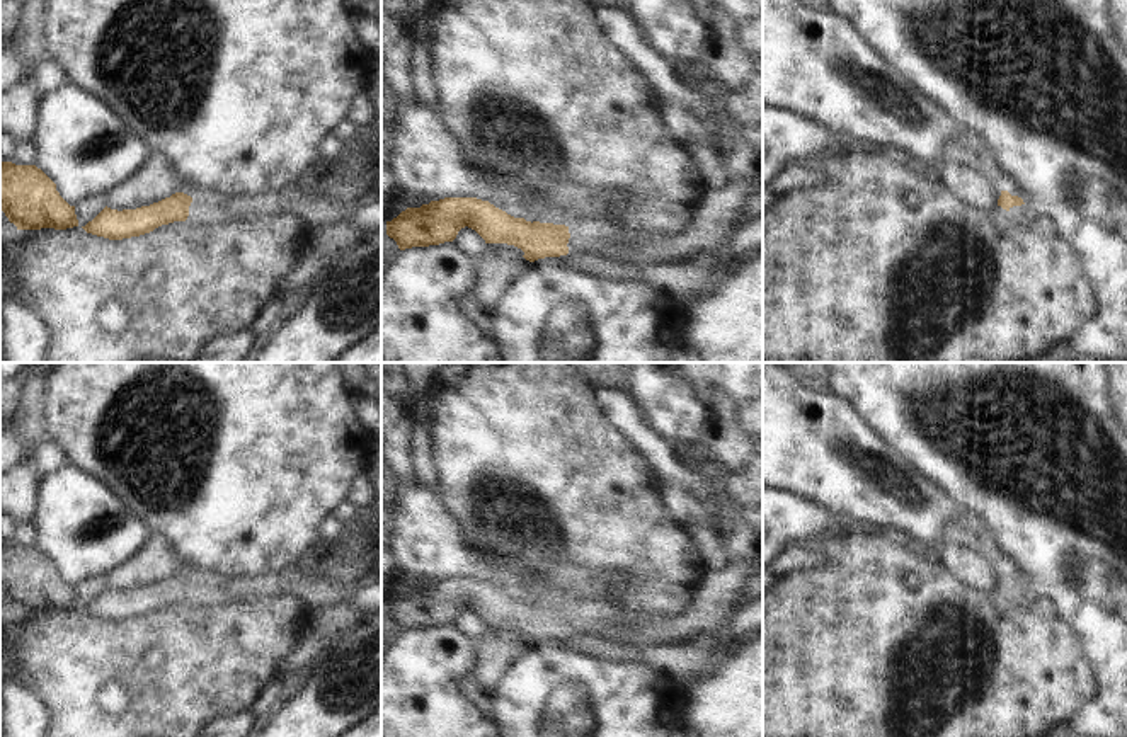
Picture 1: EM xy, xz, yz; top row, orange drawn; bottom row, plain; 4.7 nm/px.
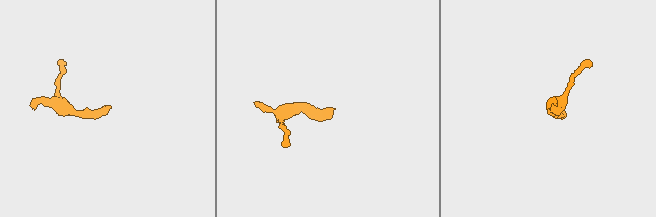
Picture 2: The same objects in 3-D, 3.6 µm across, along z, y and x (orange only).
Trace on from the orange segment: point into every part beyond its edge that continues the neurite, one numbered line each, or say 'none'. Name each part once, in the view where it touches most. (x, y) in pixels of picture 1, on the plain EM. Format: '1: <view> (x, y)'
1: xy (208, 589)

